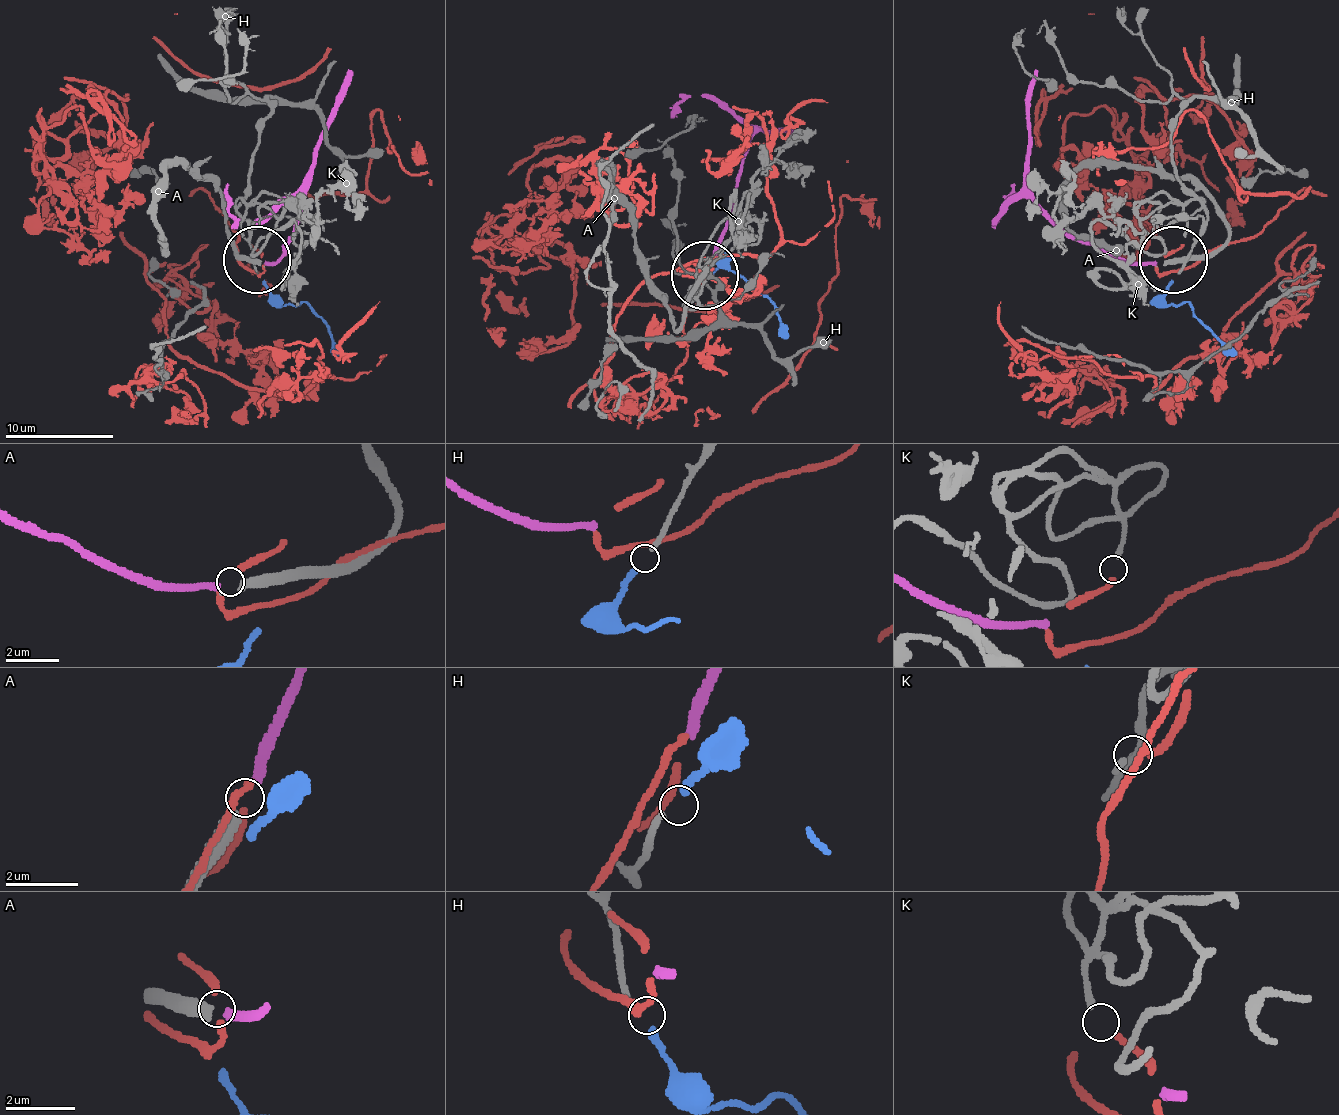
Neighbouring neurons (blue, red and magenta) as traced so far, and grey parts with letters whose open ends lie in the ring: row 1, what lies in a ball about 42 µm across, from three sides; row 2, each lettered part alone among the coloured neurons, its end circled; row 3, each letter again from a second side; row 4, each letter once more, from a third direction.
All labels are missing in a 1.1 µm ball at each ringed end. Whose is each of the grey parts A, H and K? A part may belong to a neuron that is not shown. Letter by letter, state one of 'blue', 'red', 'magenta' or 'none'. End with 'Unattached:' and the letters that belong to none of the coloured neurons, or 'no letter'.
A: magenta
H: blue
K: red
Unattached: no letter

